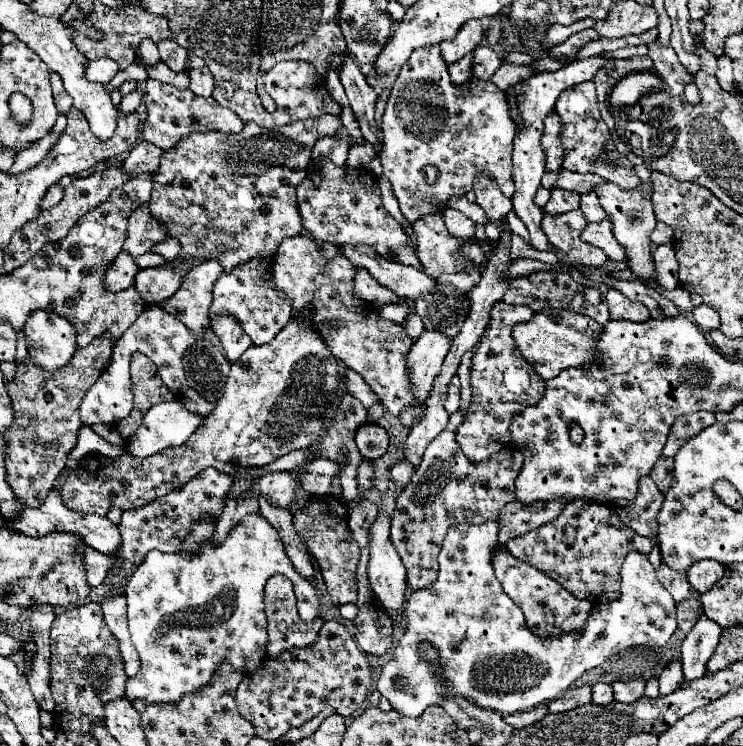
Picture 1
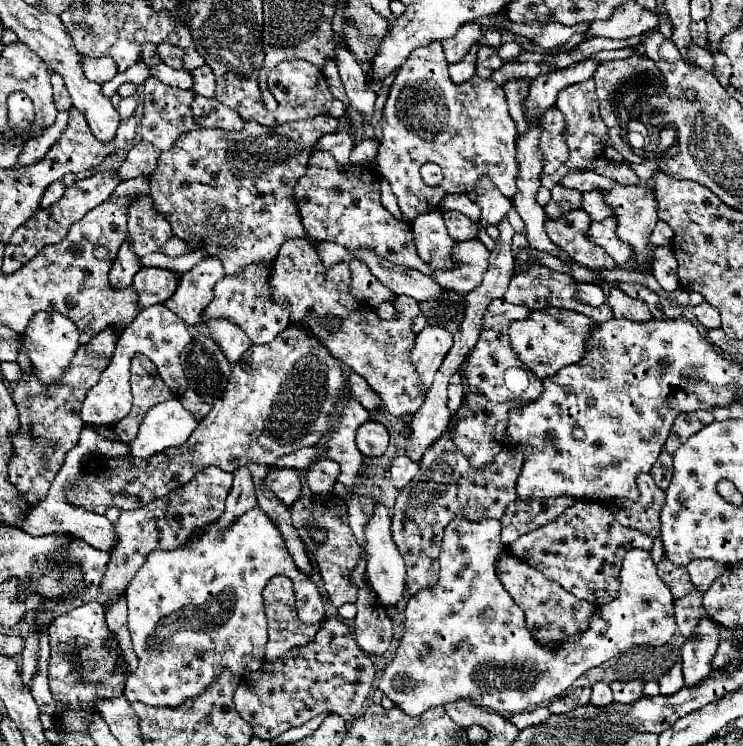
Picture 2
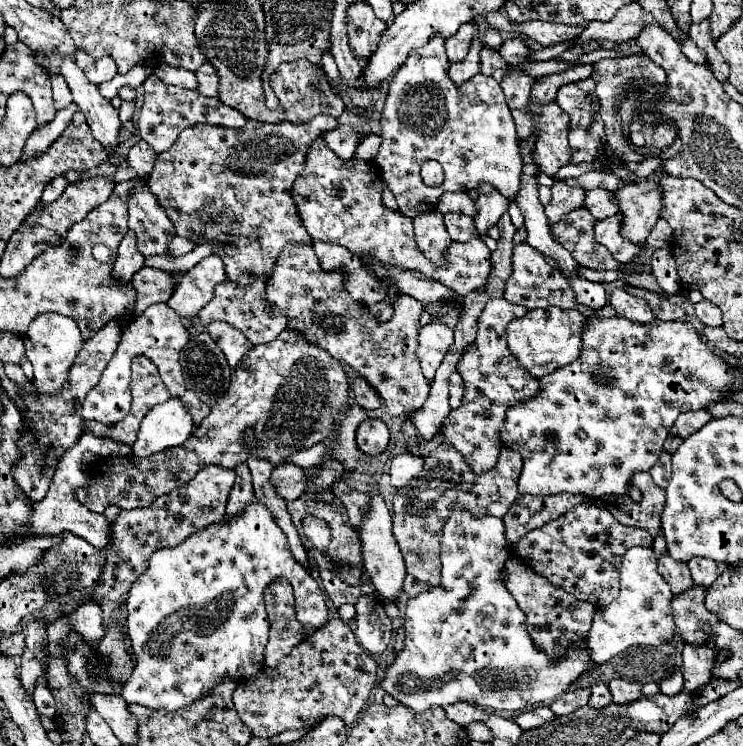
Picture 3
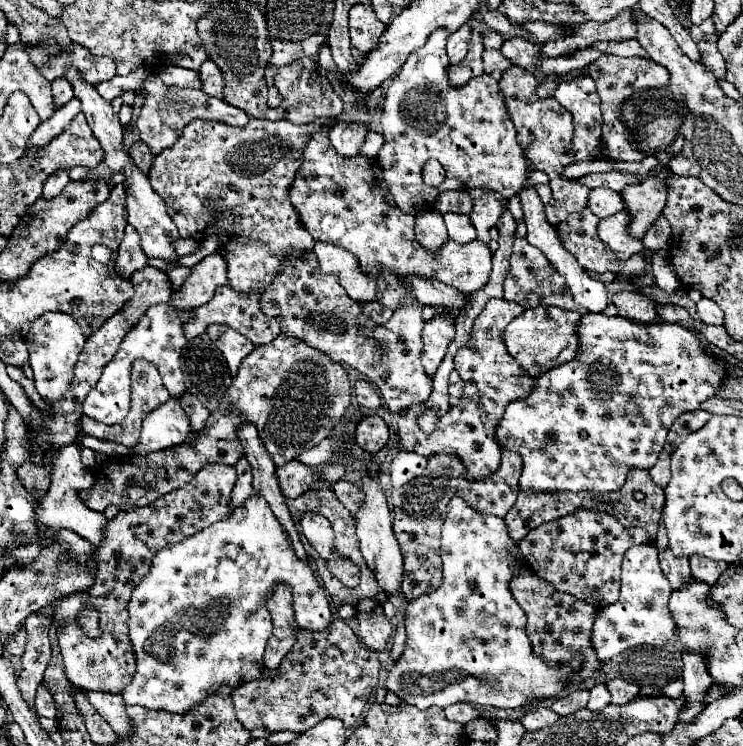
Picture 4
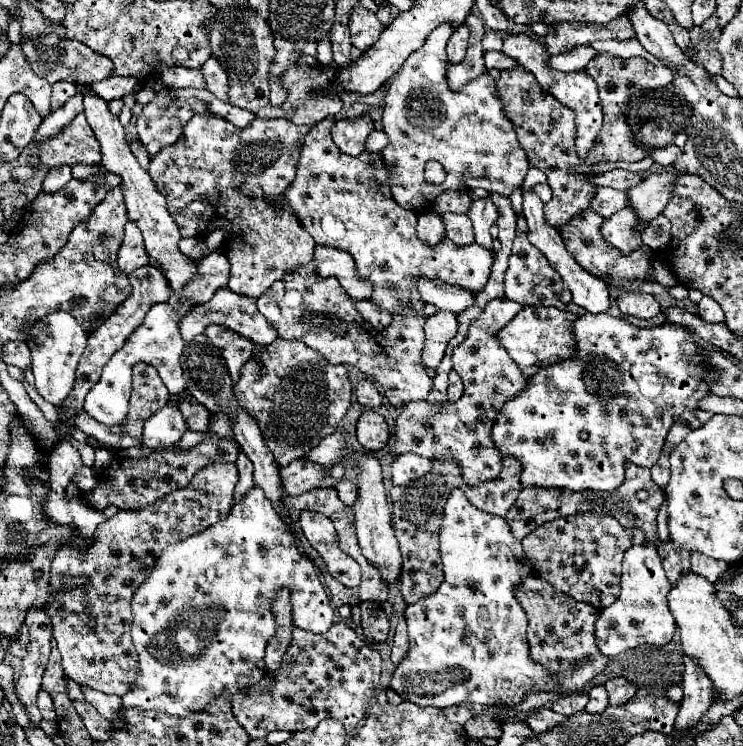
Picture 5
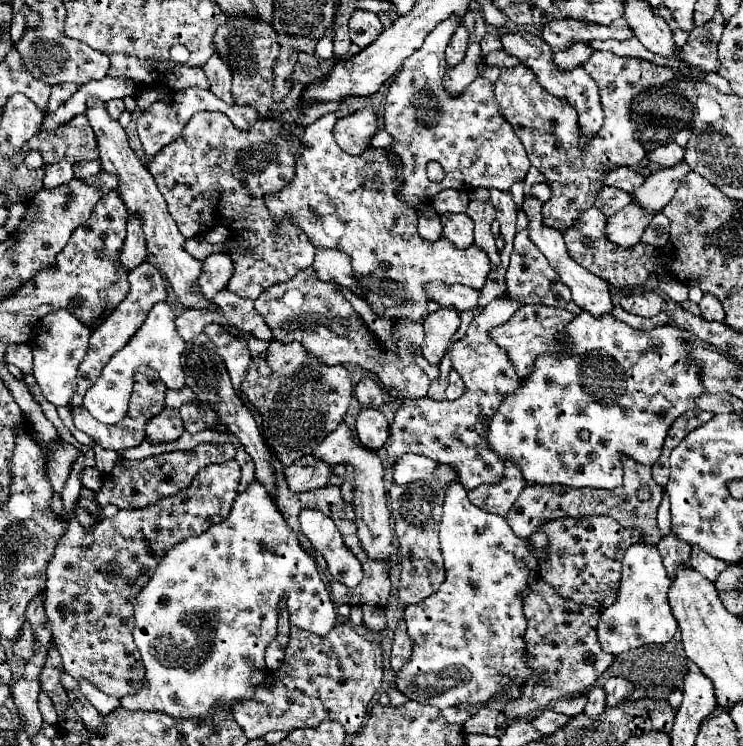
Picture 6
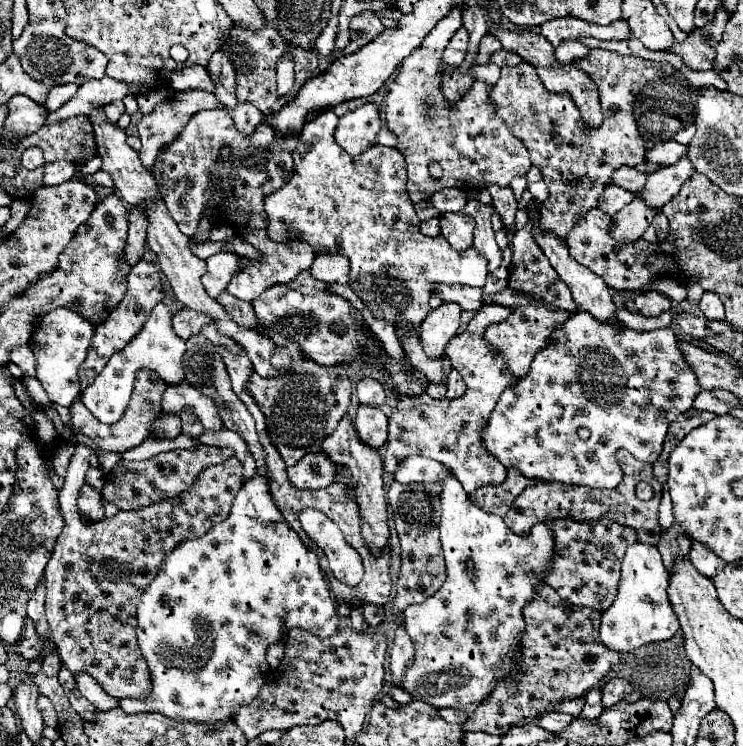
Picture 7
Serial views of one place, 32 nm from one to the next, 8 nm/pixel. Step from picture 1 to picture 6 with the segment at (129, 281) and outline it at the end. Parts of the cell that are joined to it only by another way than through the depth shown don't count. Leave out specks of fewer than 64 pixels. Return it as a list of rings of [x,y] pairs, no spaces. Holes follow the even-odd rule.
[[[134,214],[128,216],[128,236],[120,254],[120,262],[132,270],[134,266],[142,264],[146,260],[146,240],[144,240],[144,230],[142,230],[142,220]]]

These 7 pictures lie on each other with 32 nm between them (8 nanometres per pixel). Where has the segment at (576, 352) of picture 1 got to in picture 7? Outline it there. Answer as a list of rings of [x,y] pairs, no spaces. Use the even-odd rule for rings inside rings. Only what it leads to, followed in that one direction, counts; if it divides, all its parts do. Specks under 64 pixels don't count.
[[[518,306],[512,310],[512,314],[506,320],[498,324],[490,324],[486,328],[484,342],[492,346],[494,354],[502,354],[506,366],[510,368],[510,374],[520,378],[530,370],[536,350],[546,346],[546,338],[550,338],[554,326],[560,326],[568,316],[570,312],[550,312],[544,306]]]

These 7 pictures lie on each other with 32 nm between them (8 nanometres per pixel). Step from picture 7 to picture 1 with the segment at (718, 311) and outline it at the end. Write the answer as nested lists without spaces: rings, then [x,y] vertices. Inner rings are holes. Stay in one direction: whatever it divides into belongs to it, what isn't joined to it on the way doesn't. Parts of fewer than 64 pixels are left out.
[[[708,304],[696,306],[696,308],[692,310],[692,314],[694,314],[696,324],[698,324],[702,330],[710,332],[710,330],[720,328],[720,316],[718,316],[718,312],[714,312],[714,308],[710,308]]]

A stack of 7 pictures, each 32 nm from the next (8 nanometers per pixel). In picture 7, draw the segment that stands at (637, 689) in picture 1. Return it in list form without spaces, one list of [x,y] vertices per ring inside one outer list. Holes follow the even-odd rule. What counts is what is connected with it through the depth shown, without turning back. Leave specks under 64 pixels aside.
[[[612,678],[612,680],[608,680],[602,686],[602,706],[604,708],[614,706],[614,704],[618,704],[630,692],[632,692],[632,686],[630,686],[628,680],[624,680],[624,678]]]

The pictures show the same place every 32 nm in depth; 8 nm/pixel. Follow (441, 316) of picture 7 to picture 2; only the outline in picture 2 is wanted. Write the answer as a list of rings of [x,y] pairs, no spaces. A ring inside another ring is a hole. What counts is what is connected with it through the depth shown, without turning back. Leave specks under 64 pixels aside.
[[[426,326],[414,346],[414,362],[418,366],[418,374],[422,376],[424,388],[430,388],[438,366],[442,364],[446,352],[452,348],[452,334],[444,326]]]

